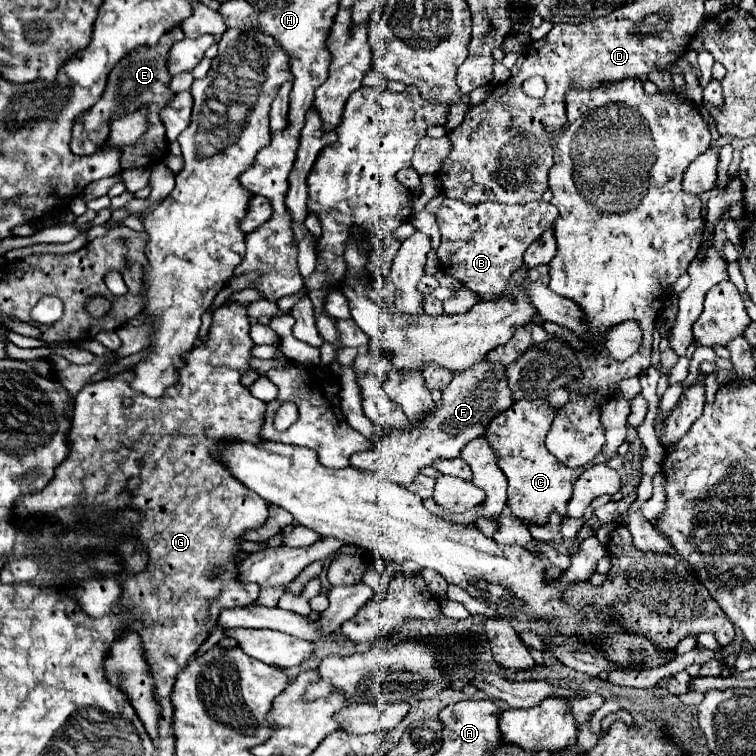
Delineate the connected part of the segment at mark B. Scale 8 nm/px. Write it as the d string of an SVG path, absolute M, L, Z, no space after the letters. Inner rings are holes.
M446 198L438 210L438 224L442 234L442 244L438 248L438 260L442 272L448 276L460 280L468 290L476 292L478 296L484 294L502 294L508 286L514 272L524 268L524 250L548 228L552 228L554 220L558 216L558 210L550 202L528 202L520 206L508 206L508 204L496 204L496 202L484 202L484 204L464 204L452 198Z

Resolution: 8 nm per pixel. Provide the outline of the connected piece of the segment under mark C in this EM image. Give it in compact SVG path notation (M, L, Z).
M518 400L508 410L500 412L488 428L486 440L496 448L500 456L500 468L508 478L508 504L516 518L528 522L546 522L550 512L566 516L566 502L572 496L572 486L584 468L572 470L560 464L546 448L544 438L556 416L556 408L548 400Z

